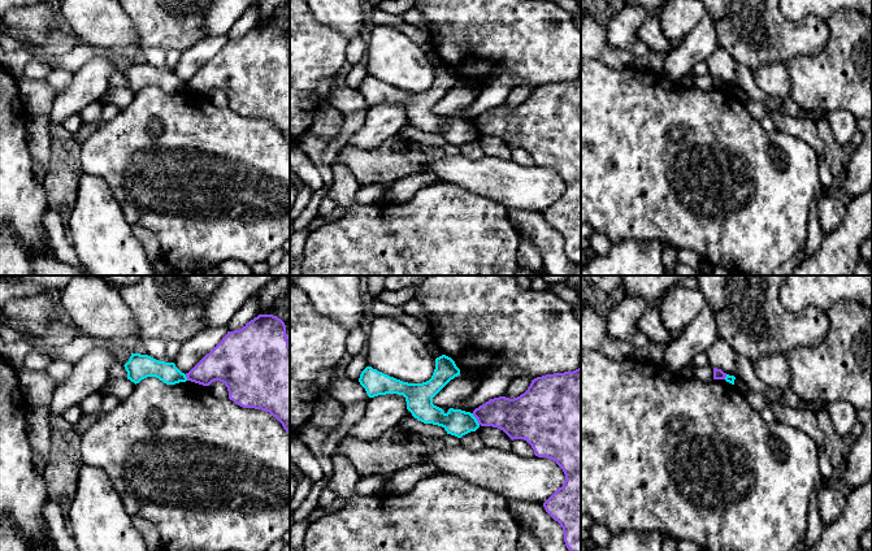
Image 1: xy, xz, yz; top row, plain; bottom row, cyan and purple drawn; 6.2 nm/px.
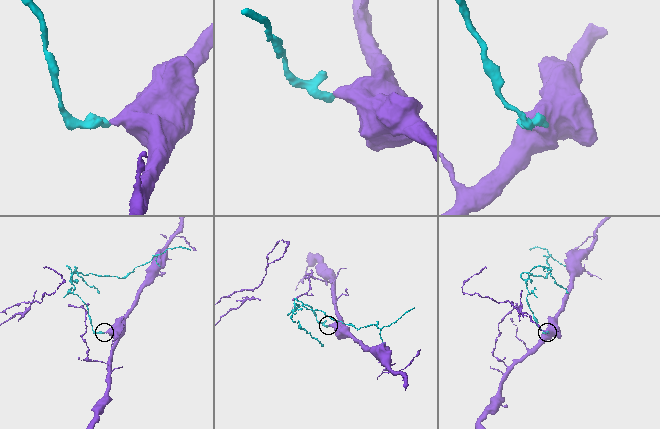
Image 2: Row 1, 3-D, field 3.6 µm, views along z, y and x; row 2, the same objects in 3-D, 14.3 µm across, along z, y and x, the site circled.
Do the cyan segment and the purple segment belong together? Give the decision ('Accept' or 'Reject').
Reject

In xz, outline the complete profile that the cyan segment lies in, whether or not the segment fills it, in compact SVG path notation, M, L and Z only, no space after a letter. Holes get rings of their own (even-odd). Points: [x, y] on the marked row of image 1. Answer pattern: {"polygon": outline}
{"polygon": "M442 355L435 359L435 369L431 378L422 383L408 383L390 377L372 366L366 366L359 378L369 398L386 394L403 395L407 409L415 418L424 424L442 426L447 434L461 438L480 428L477 418L470 412L450 408L447 413L433 404L433 398L455 377L460 369L455 361Z"}

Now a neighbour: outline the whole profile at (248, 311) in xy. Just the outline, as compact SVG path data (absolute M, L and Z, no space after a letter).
M252 295L246 300L246 303L238 309L238 312L231 317L226 325L229 331L239 330L246 326L247 322L253 320L260 314L259 312L259 298Z

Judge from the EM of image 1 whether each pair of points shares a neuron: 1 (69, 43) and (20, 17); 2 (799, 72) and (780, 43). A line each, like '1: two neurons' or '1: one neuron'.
1: one neuron
2: two neurons

